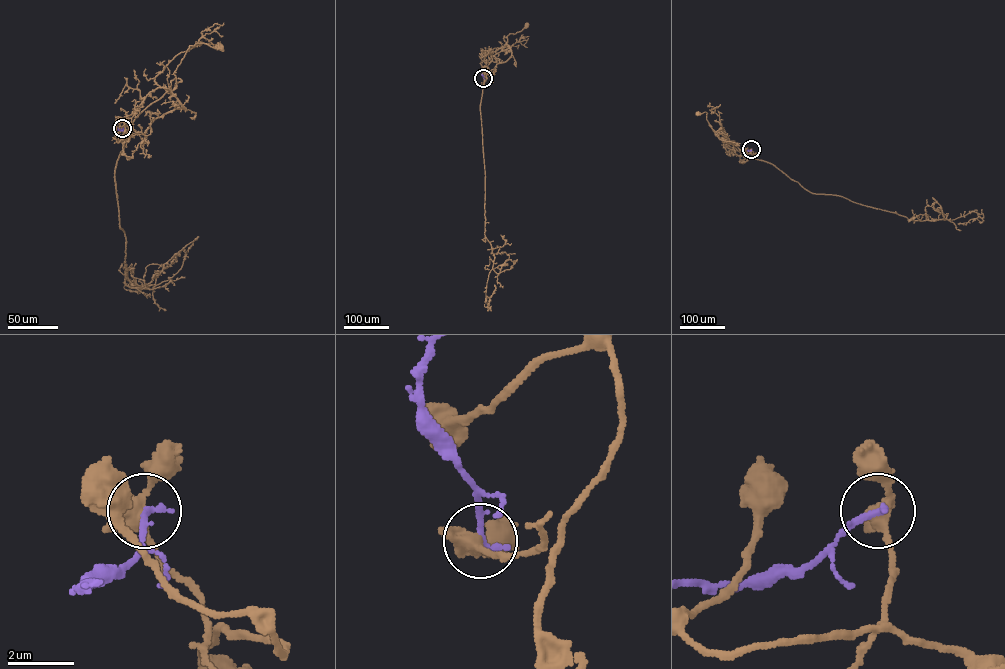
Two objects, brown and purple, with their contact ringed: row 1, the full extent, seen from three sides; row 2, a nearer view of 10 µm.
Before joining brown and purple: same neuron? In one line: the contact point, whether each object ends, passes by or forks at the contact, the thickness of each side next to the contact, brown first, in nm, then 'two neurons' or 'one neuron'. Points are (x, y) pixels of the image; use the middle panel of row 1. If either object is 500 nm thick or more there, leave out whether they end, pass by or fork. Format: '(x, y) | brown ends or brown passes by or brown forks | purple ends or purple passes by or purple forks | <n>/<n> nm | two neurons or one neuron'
(483, 78) | brown forks | purple ends | 360/240 nm | two neurons

